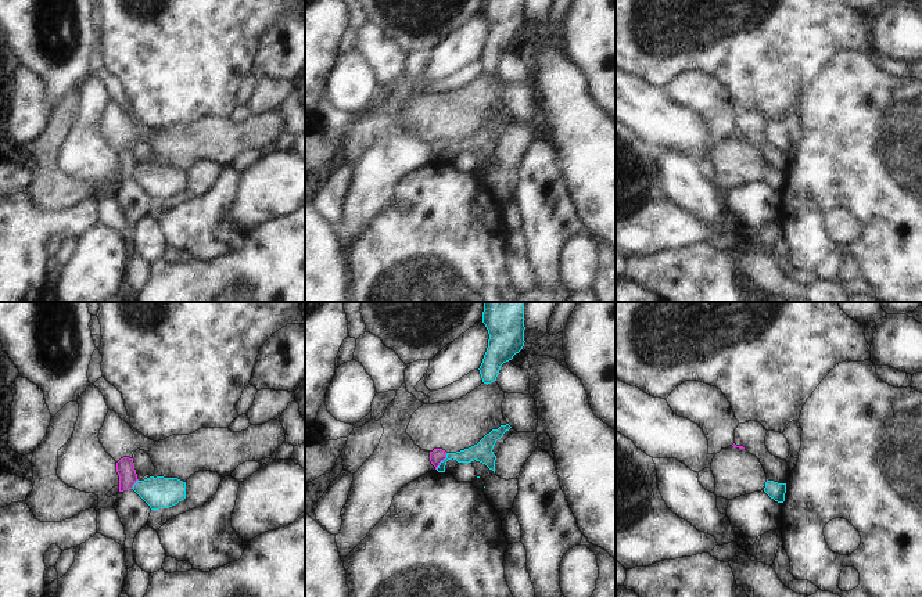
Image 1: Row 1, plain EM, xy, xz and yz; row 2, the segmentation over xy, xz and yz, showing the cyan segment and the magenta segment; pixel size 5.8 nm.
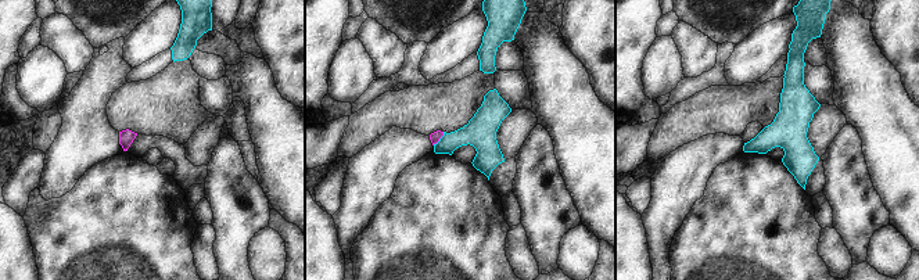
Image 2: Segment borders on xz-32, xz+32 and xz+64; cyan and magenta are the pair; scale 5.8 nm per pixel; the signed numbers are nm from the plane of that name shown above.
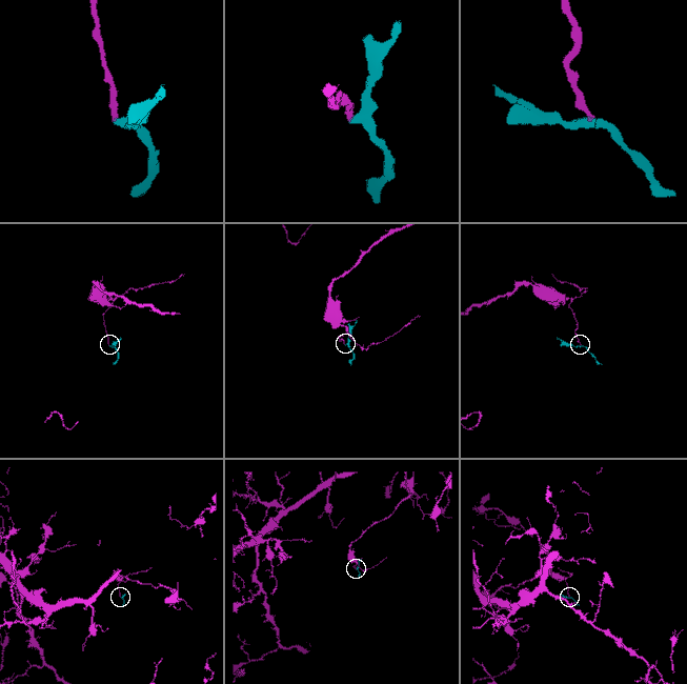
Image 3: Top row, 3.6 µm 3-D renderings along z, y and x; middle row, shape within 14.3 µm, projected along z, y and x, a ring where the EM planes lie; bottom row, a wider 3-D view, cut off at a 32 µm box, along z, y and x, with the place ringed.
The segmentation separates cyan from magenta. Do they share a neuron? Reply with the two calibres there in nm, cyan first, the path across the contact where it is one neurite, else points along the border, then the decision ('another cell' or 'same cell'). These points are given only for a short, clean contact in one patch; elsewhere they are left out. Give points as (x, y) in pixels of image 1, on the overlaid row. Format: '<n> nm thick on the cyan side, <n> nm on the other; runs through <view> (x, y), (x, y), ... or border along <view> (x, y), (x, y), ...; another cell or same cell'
120 nm thick on the cyan side, 80 nm on the other; border along xz (447, 453), (436, 468); another cell

